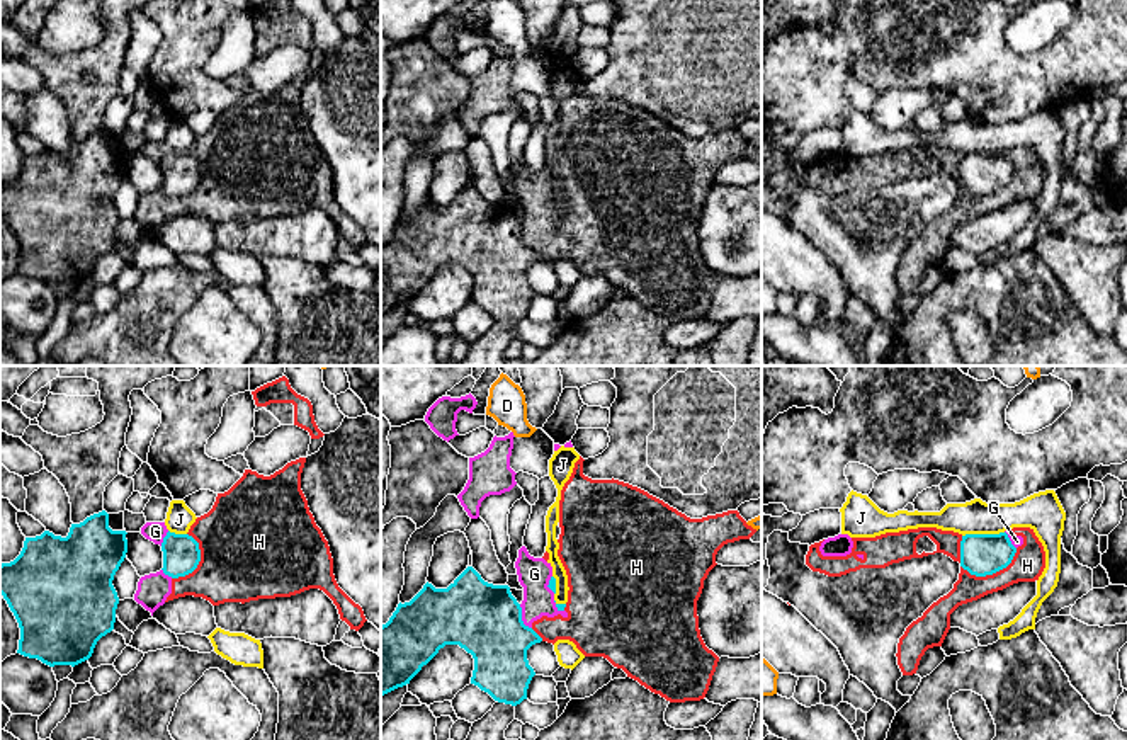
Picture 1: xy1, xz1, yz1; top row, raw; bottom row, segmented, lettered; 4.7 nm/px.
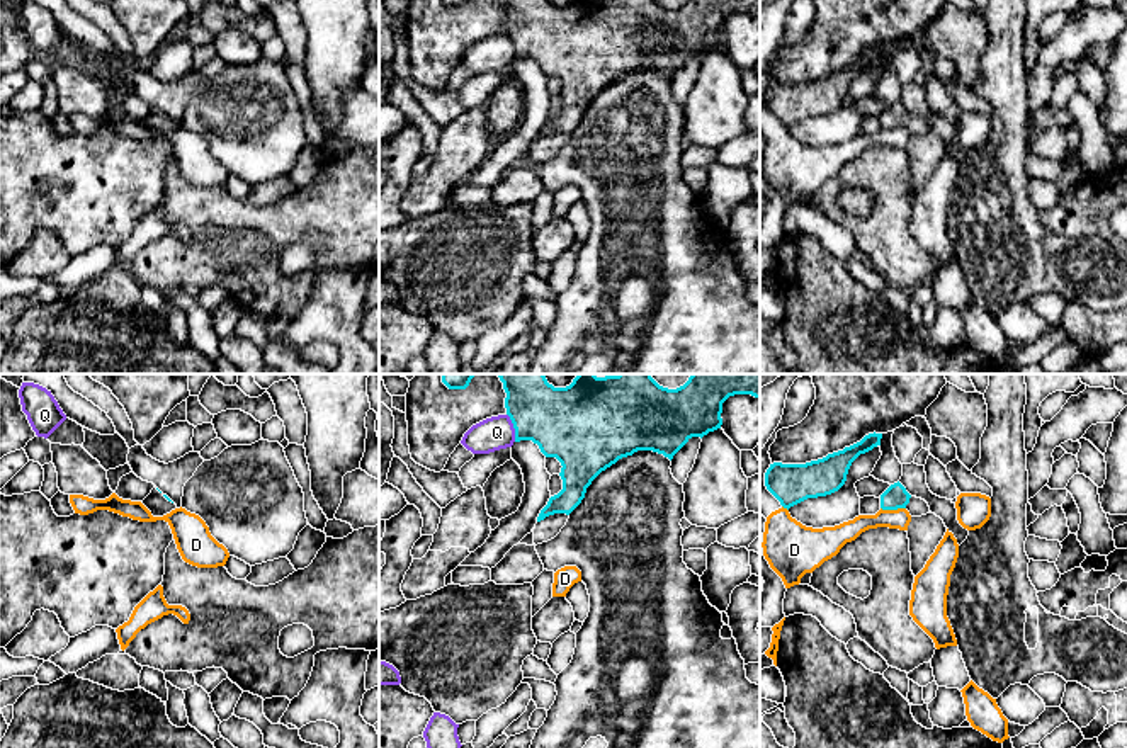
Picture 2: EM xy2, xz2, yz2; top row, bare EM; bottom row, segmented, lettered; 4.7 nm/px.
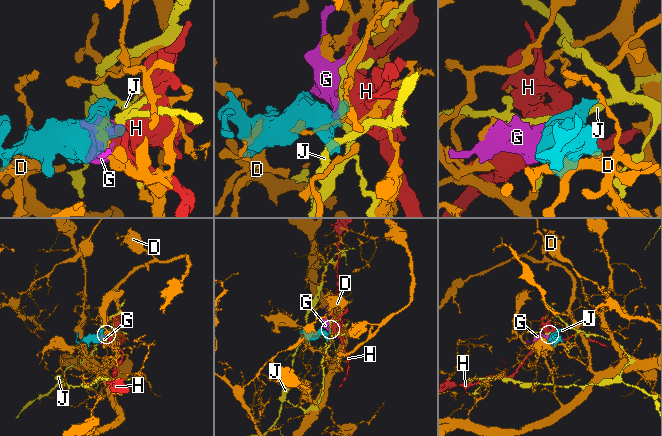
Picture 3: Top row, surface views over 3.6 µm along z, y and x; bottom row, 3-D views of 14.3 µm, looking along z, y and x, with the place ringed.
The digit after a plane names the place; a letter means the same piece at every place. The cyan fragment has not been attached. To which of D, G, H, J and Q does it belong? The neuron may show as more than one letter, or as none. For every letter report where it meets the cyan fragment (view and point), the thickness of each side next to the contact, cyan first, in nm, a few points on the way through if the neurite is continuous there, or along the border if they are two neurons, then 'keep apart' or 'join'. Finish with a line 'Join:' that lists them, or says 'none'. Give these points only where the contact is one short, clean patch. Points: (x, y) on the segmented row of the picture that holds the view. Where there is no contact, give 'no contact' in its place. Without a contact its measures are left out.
D: yz2 (893, 509) | 110/100 nm | keep apart
G: xz1 (521, 618) | 340/160 nm | along xz1 (519, 604), (522, 621), (531, 628) | keep apart
H: yz1 (991, 574) | 200/160 nm | along yz1 (1017, 548), (1012, 560), (991, 574), (971, 575), (961, 567) | keep apart
J: yz1 (983, 535) | 200/160 nm | keep apart
Q: xz2 (514, 427) | 340/160 nm | keep apart
Join: none

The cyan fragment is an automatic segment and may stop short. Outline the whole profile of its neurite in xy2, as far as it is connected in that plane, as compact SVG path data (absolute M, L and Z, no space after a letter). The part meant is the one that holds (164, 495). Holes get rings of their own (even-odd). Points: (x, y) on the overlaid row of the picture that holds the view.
M156 486L141 503L151 512L153 517L163 517L177 508L177 505Z

